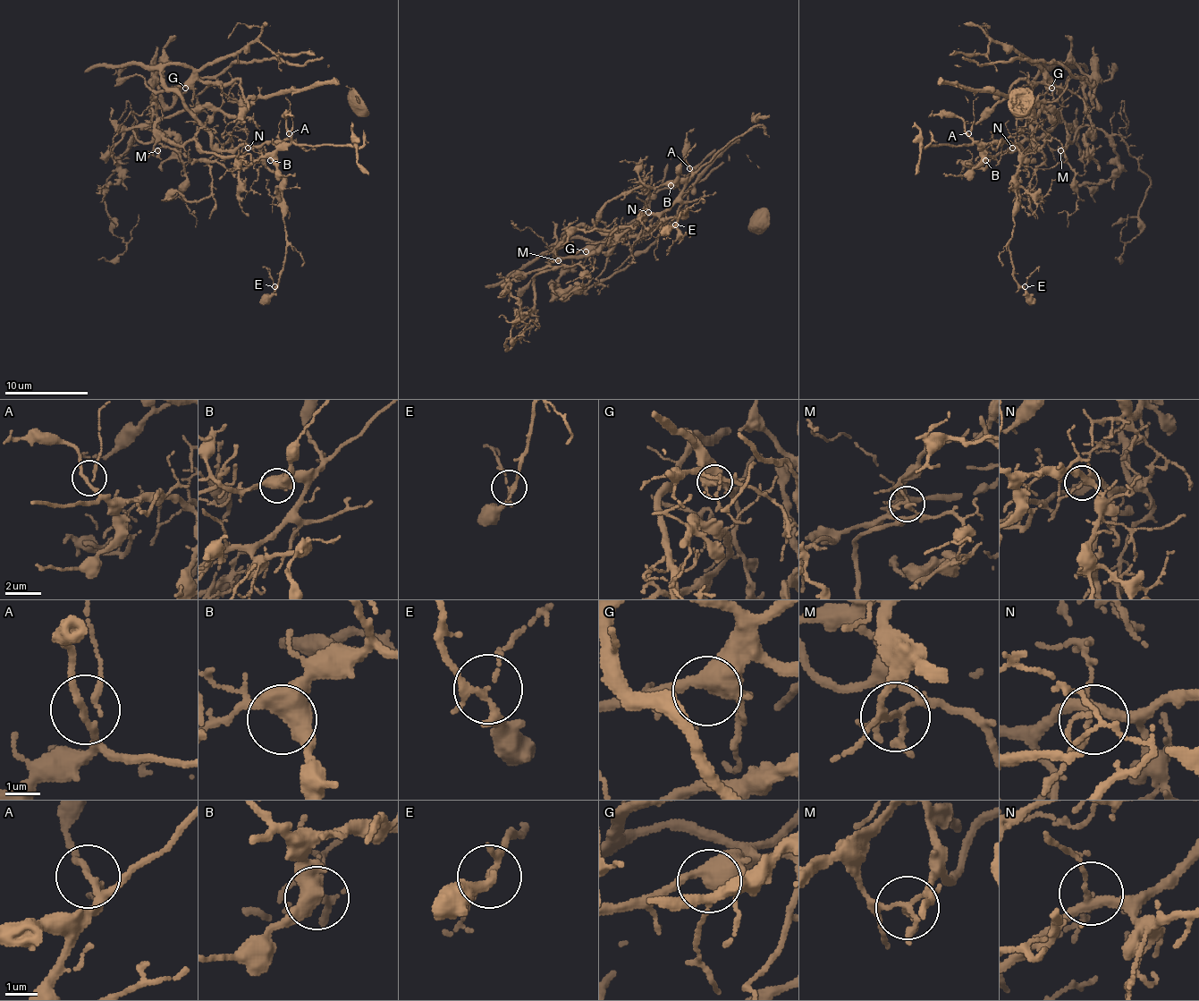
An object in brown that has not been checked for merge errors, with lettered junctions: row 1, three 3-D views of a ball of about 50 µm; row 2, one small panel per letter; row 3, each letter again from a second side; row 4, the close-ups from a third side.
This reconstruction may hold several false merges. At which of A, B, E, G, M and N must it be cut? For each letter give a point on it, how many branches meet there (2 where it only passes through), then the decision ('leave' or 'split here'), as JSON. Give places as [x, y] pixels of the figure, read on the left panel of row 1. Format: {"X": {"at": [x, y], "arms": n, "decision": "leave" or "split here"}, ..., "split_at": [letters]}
{"A": {"at": [289, 133], "arms": 3, "decision": "leave"}, "B": {"at": [270, 160], "arms": 4, "decision": "leave"}, "E": {"at": [274, 286], "arms": 3, "decision": "leave"}, "G": {"at": [185, 88], "arms": 5, "decision": "leave"}, "M": {"at": [157, 150], "arms": 4, "decision": "split here"}, "N": {"at": [248, 148], "arms": 4, "decision": "leave"}, "split_at": ["M"]}

